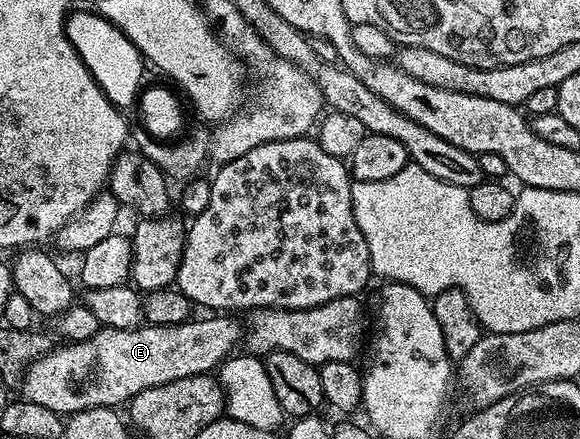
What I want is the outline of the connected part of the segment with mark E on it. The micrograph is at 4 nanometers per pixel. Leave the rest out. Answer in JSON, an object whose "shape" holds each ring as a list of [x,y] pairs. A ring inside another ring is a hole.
{"shape":[[[208,314],[205,320],[191,318],[178,325],[156,325],[118,330],[101,327],[90,338],[75,342],[64,342],[53,347],[45,356],[38,357],[24,373],[22,381],[23,399],[36,402],[41,406],[59,414],[73,414],[90,410],[92,407],[108,407],[127,405],[133,396],[137,396],[144,388],[162,386],[166,382],[174,382],[178,378],[206,376],[215,373],[220,365],[237,351],[242,344],[242,324],[239,319],[228,314]]]}

